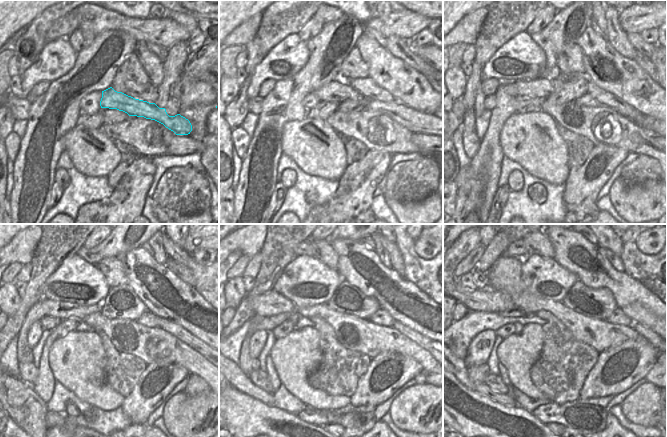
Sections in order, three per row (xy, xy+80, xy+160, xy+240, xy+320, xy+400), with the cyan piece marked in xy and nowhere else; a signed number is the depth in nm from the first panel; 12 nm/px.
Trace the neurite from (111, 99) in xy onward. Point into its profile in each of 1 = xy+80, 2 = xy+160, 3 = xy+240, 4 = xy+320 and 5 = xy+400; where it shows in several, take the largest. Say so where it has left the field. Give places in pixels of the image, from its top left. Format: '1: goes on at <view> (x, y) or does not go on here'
1: goes on at xy+80 (337, 91)
2: goes on at xy+160 (542, 87)
3: goes on at xy+240 (61, 310)
4: goes on at xy+320 (275, 303)
5: goes on at xy+400 (501, 301)

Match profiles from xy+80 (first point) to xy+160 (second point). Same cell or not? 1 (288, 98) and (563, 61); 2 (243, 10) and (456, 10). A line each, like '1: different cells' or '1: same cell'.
1: different cells
2: same cell

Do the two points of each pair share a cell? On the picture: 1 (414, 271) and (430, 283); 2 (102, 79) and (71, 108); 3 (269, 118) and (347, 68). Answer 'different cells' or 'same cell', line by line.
1: same cell
2: same cell
3: different cells

